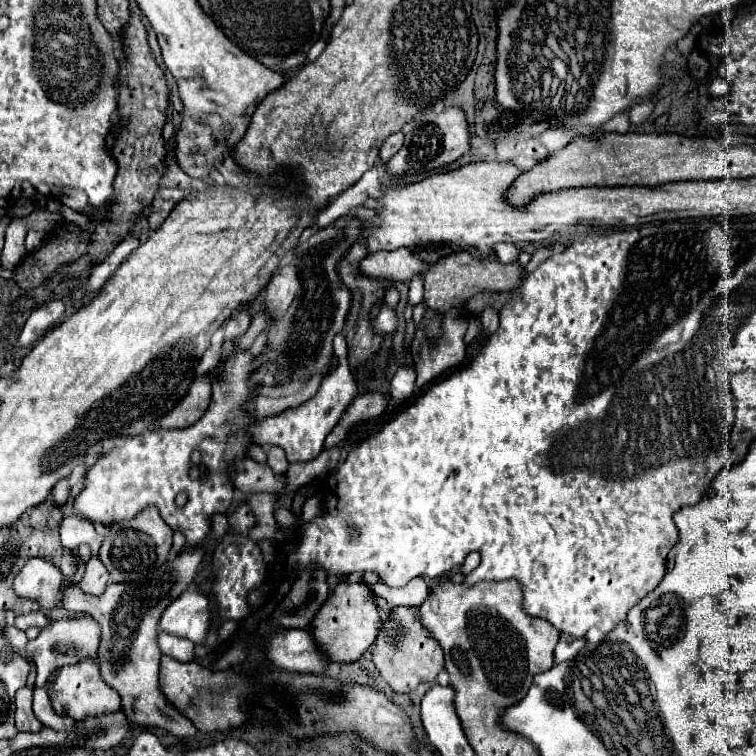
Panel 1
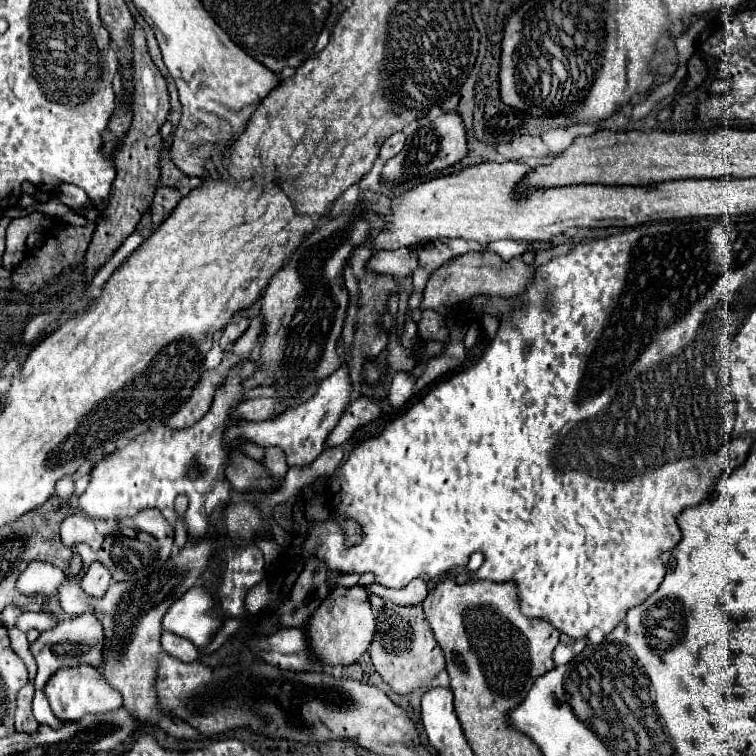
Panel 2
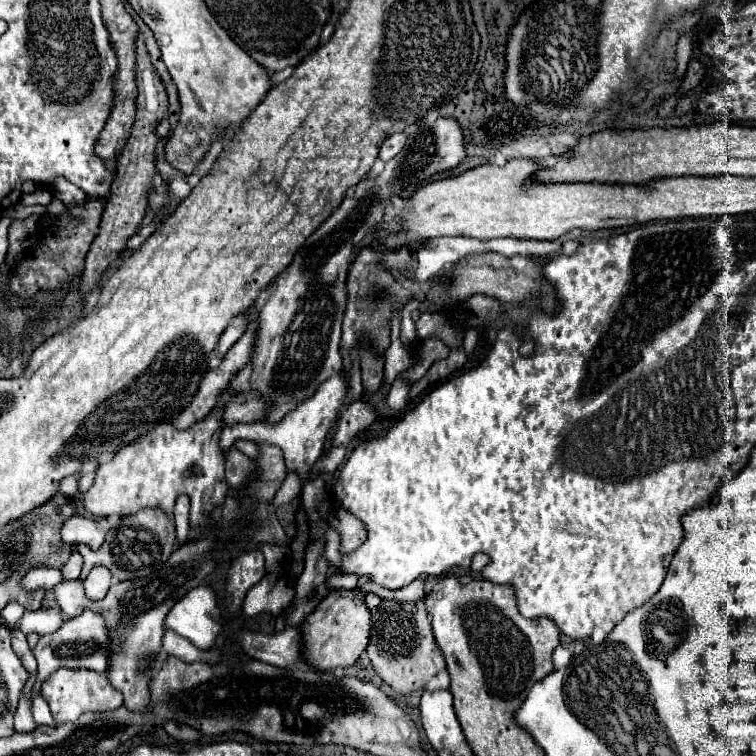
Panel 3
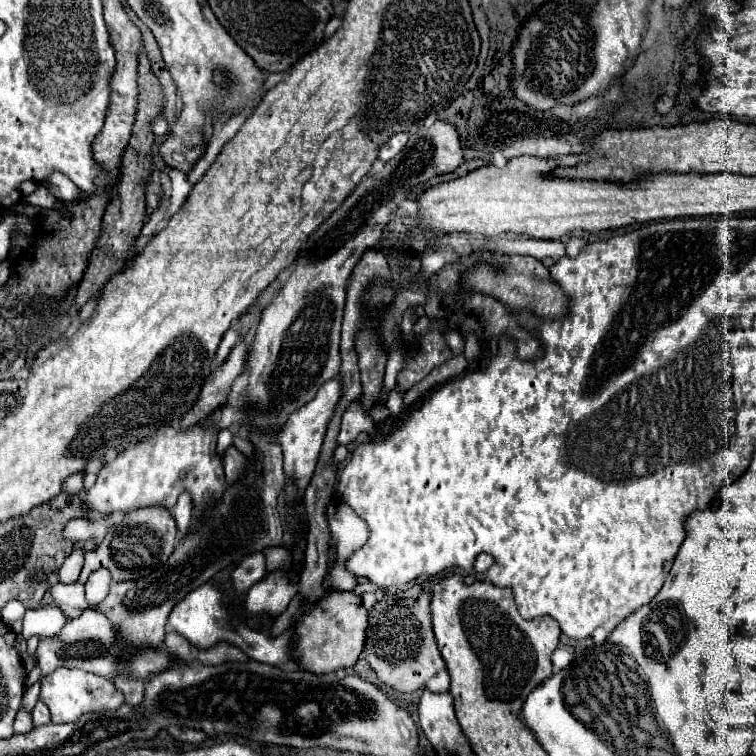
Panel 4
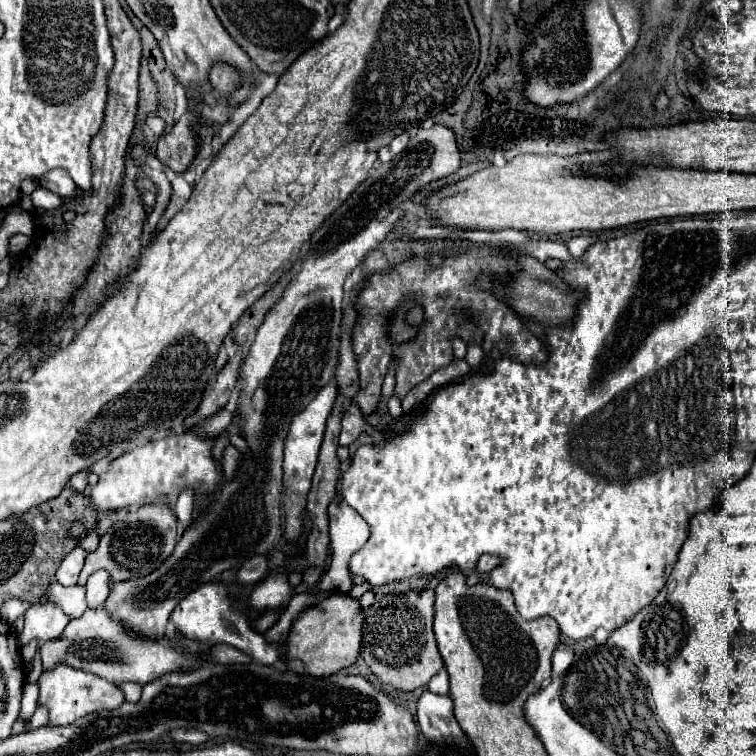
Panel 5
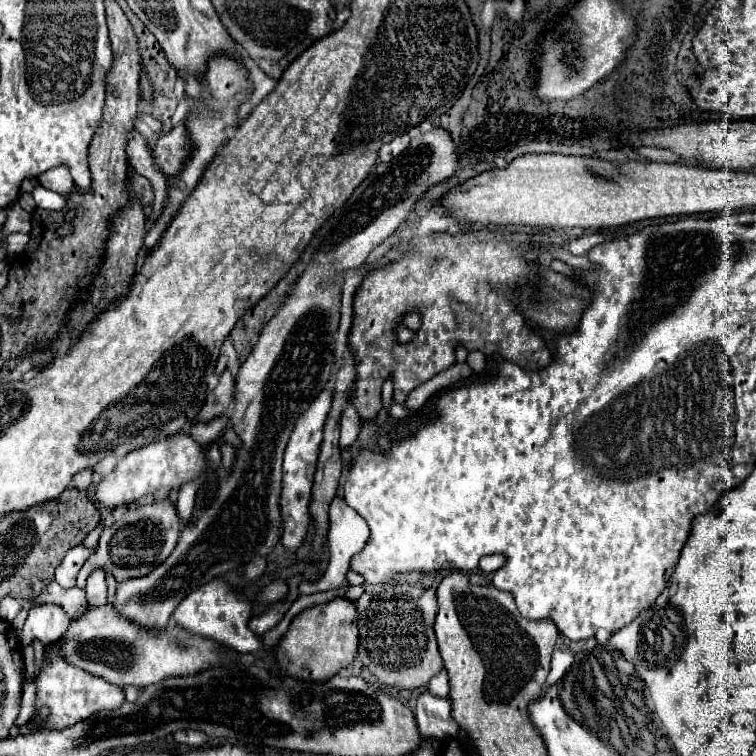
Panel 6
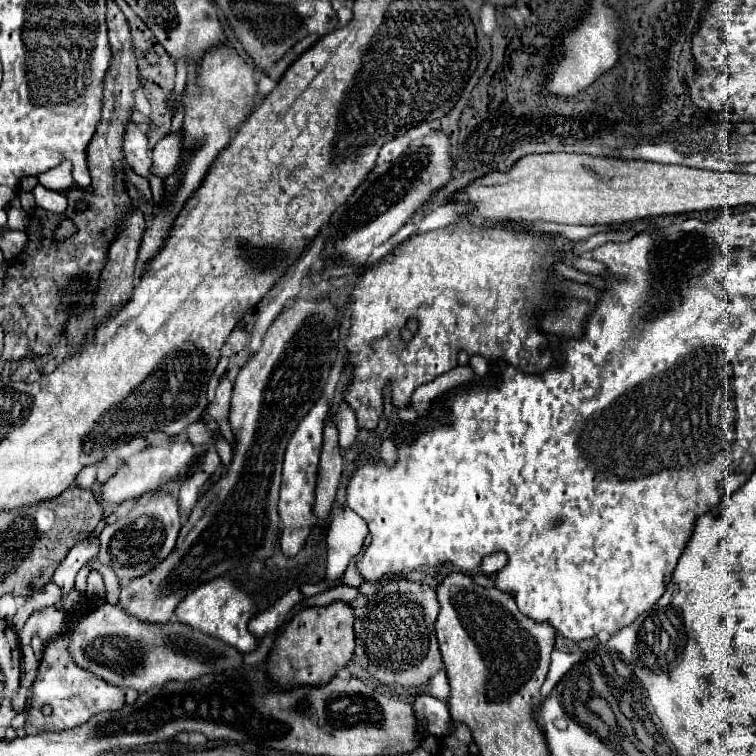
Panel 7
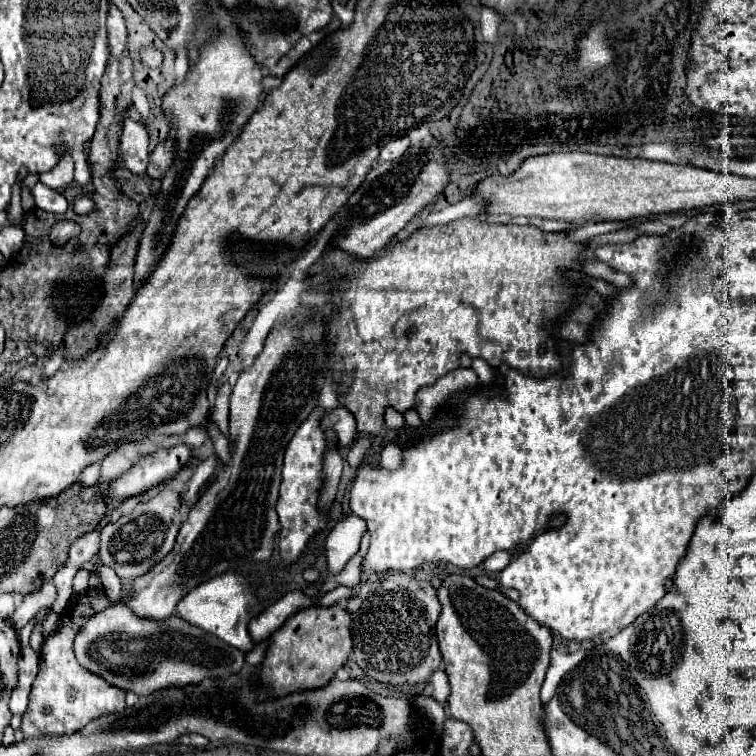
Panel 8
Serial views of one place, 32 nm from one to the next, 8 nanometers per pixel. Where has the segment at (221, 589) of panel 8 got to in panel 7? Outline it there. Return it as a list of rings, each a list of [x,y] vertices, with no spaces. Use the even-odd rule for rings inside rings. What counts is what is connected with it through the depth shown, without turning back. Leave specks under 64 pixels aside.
[[[214,578],[208,584],[198,586],[178,604],[174,620],[194,630],[200,630],[208,636],[214,636],[244,654],[254,652],[258,648],[258,638],[252,636],[252,632],[248,630],[248,620],[254,616],[254,612],[256,612],[254,600],[248,598],[236,584],[232,584],[230,578]]]

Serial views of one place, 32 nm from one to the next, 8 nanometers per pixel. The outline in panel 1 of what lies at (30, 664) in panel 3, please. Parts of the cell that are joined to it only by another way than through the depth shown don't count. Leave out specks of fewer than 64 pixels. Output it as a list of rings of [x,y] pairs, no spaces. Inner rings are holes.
[[[6,626],[6,628],[4,628],[4,638],[10,642],[10,646],[14,646],[14,648],[28,660],[28,656],[22,652],[22,648],[26,646],[26,640],[28,640],[22,630],[18,630],[16,626]]]

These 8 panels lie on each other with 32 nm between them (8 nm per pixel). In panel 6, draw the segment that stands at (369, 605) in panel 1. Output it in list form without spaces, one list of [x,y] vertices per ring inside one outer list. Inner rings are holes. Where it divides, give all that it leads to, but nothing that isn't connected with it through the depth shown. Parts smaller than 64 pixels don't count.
[[[332,598],[330,602],[300,612],[276,648],[276,660],[284,674],[304,680],[328,680],[354,662],[358,654],[358,610],[356,602]]]

